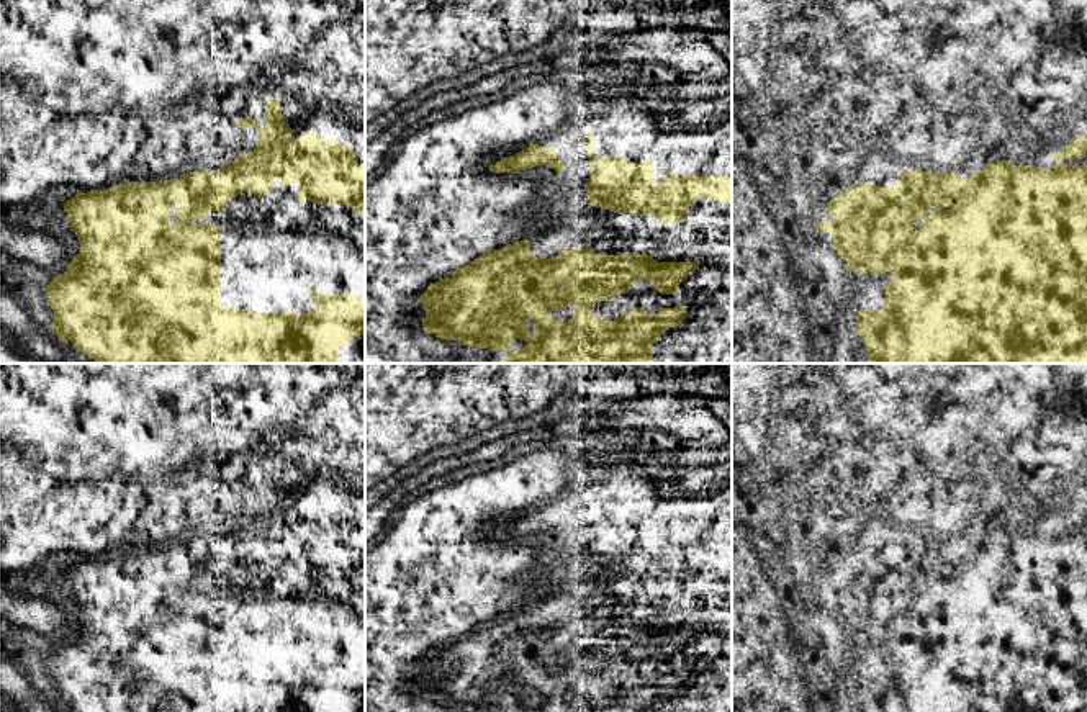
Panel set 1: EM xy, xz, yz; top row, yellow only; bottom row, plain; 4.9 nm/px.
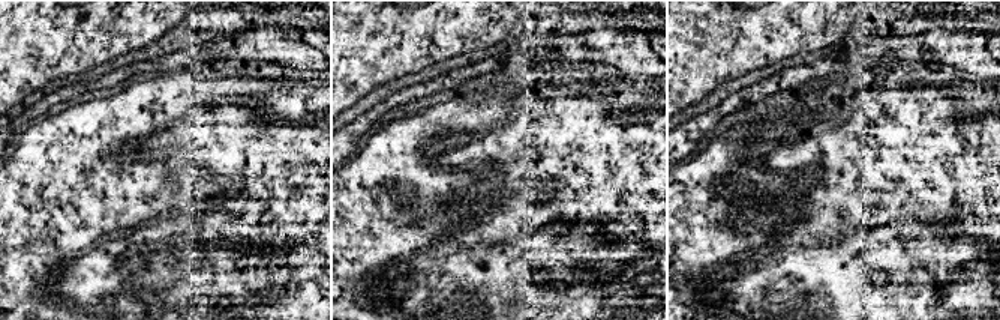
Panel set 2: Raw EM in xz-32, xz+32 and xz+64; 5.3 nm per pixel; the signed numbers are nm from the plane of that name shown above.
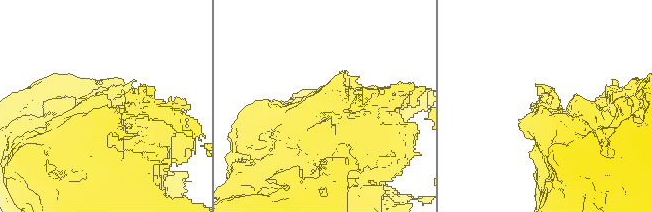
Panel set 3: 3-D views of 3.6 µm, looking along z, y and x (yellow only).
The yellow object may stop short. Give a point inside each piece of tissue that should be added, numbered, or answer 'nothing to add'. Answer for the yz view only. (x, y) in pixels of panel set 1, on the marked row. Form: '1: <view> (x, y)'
1: yz (870, 288)

